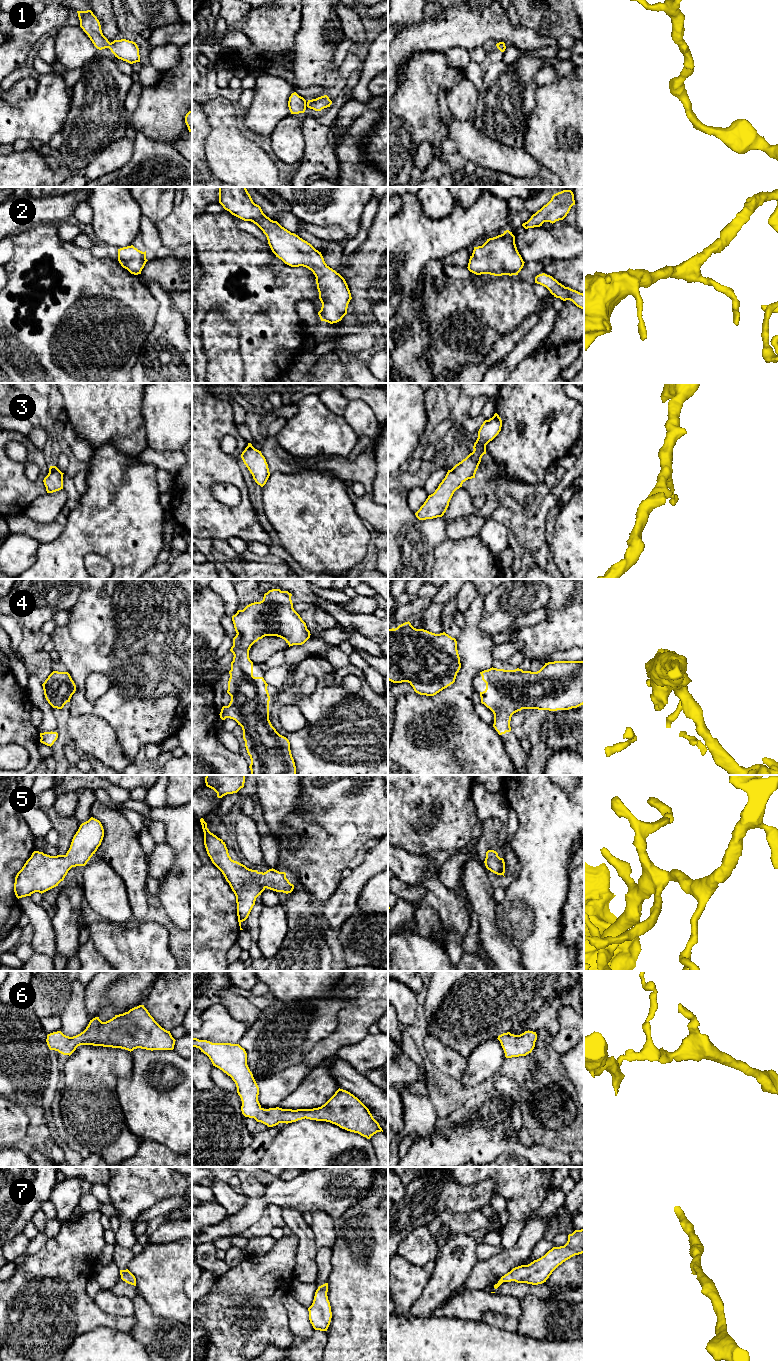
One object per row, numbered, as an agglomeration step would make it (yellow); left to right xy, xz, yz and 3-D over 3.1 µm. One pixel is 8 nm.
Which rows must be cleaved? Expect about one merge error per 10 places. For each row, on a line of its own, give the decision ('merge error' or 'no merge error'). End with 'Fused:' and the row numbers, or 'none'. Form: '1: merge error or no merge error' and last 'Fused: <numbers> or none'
1: no merge error
2: no merge error
3: no merge error
4: no merge error
5: no merge error
6: no merge error
7: no merge error
Fused: none

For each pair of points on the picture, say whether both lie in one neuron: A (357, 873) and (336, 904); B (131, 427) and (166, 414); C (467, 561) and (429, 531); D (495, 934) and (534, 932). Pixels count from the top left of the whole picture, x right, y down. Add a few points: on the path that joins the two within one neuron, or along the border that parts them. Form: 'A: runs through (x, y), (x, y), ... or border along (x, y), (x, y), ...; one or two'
A: runs through (356, 881), (344, 896); one
B: border along (143, 399), (141, 414), (147, 446); two
C: border along (446, 536), (434, 549), (433, 563); two
D: border along (509, 938), (522, 958); two

